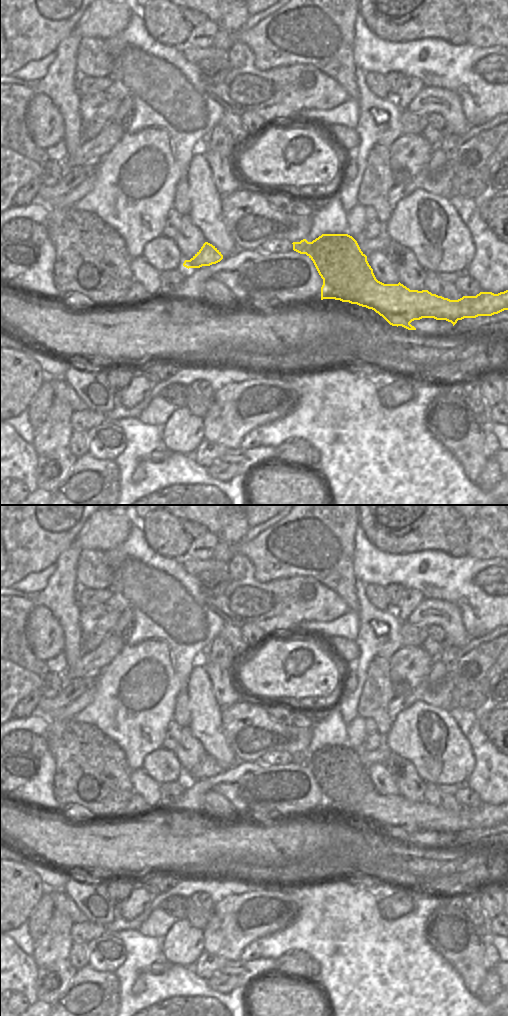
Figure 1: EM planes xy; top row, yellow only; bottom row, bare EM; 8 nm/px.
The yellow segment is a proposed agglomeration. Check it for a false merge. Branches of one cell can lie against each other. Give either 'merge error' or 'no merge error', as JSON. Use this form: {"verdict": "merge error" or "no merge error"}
{"verdict": "merge error"}

